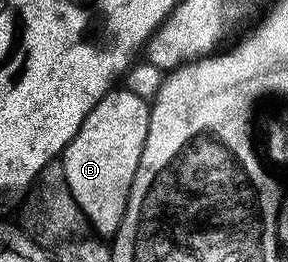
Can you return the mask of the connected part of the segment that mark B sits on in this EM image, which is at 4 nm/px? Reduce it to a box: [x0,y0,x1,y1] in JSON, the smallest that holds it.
[63,89,151,237]

